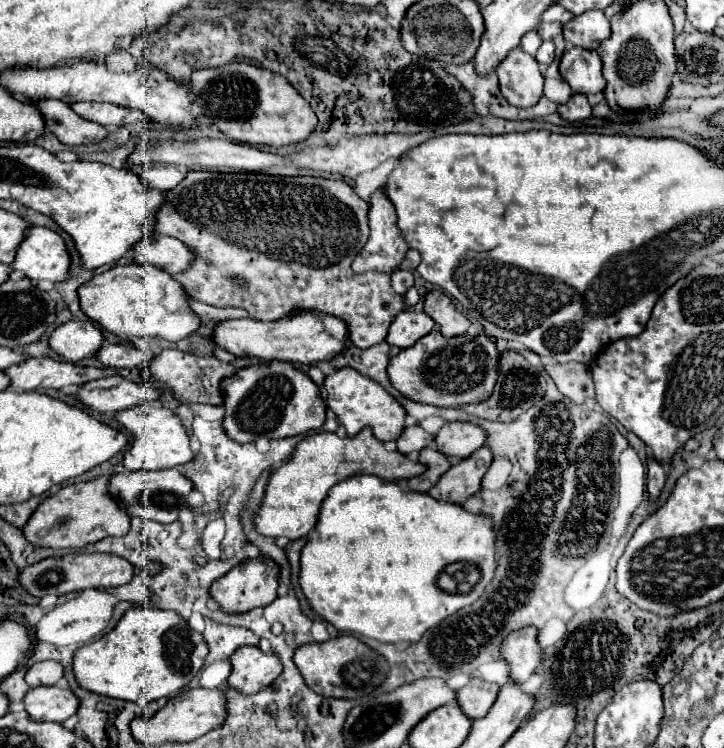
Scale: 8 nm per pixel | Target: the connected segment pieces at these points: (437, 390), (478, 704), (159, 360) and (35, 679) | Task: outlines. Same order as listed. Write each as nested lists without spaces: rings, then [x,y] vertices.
[[[438,328],[422,336],[414,346],[400,350],[388,364],[388,378],[392,386],[408,400],[430,406],[464,406],[472,402],[484,402],[492,394],[498,378],[498,350],[486,336],[454,336],[444,338]]]
[[[472,678],[464,688],[456,692],[456,704],[470,720],[476,720],[486,716],[498,696],[498,690],[498,684],[486,682],[482,678]]]
[[[162,350],[156,358],[150,360],[148,368],[142,372],[146,378],[154,378],[166,384],[178,402],[204,402],[204,404],[222,404],[220,380],[234,372],[232,364],[224,364],[214,356],[196,356],[182,350]]]
[[[46,660],[46,662],[30,664],[24,680],[28,682],[30,688],[36,688],[36,686],[54,686],[62,676],[64,676],[62,666],[58,662]]]

